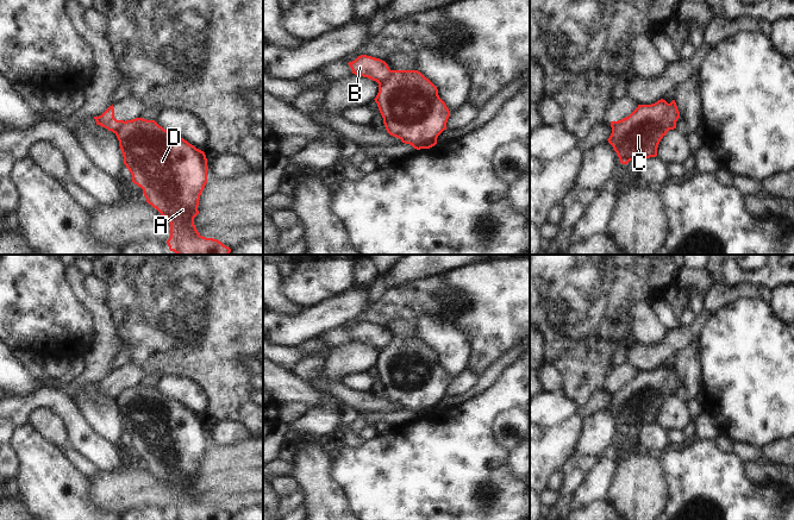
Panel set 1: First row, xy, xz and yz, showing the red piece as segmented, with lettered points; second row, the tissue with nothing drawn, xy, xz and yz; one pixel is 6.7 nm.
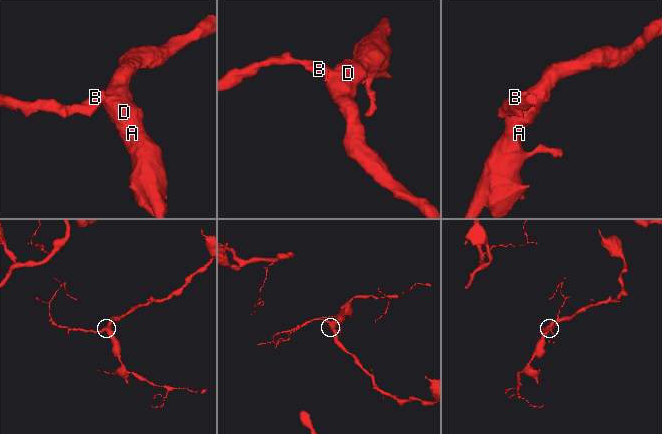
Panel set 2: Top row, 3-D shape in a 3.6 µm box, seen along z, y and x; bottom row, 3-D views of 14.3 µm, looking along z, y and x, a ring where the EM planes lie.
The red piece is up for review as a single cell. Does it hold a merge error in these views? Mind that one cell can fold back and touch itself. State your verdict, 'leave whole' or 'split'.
split

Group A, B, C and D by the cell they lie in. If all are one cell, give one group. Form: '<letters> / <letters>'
A C D / B

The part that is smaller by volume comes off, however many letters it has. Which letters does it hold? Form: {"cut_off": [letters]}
{"cut_off": ["B"]}

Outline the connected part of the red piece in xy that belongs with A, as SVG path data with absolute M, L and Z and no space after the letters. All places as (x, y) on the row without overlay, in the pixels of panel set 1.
M143 384L124 388L115 402L132 449L143 456L146 469L170 489L169 516L175 520L230 520L229 513L218 506L202 503L194 491L200 462L207 450L205 419L164 396L155 387Z

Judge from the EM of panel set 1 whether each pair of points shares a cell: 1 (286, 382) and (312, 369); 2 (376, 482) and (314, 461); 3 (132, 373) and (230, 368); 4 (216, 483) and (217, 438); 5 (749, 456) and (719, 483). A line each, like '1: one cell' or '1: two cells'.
1: two cells
2: two cells
3: two cells
4: two cells
5: two cells

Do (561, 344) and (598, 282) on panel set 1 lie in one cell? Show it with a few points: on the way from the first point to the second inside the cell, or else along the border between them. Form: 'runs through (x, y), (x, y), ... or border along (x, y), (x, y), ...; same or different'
runs through (576, 329), (582, 323), (582, 298); same

